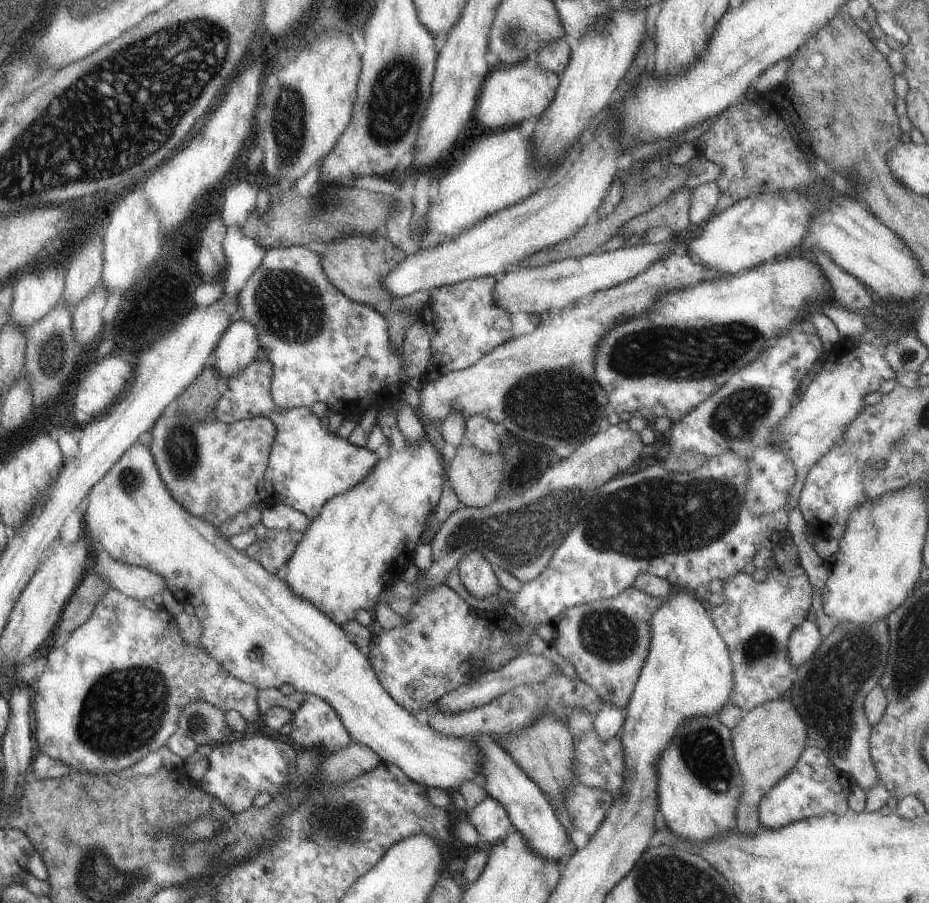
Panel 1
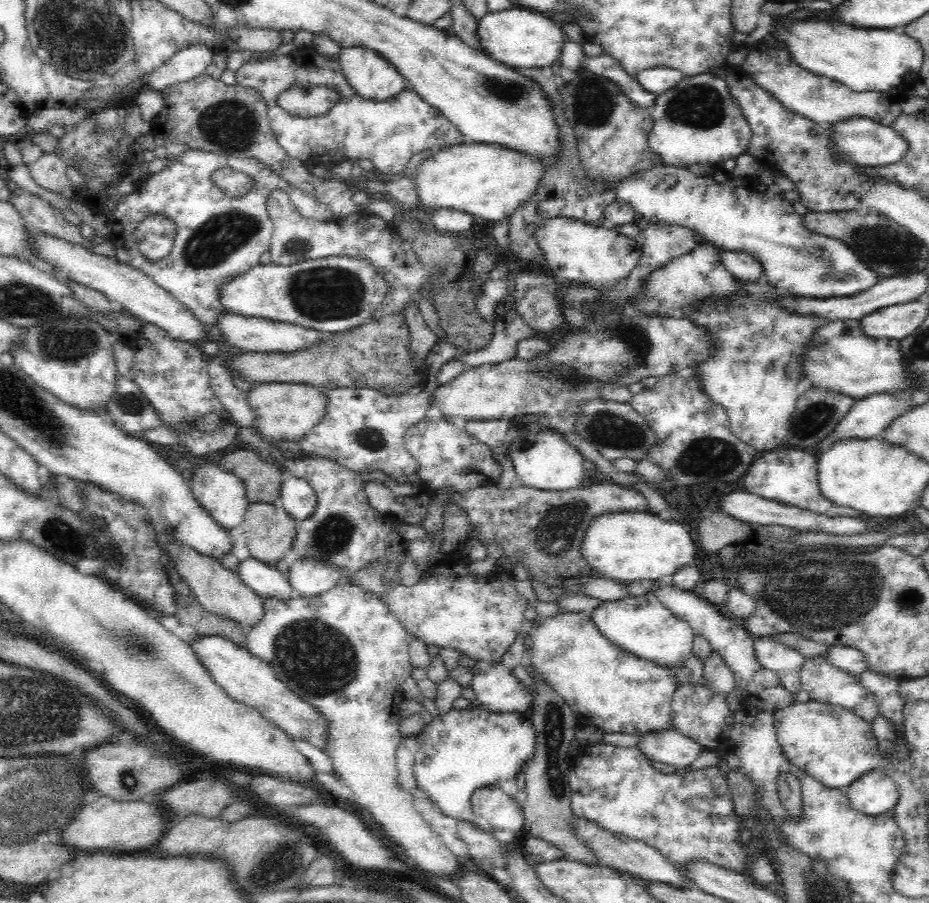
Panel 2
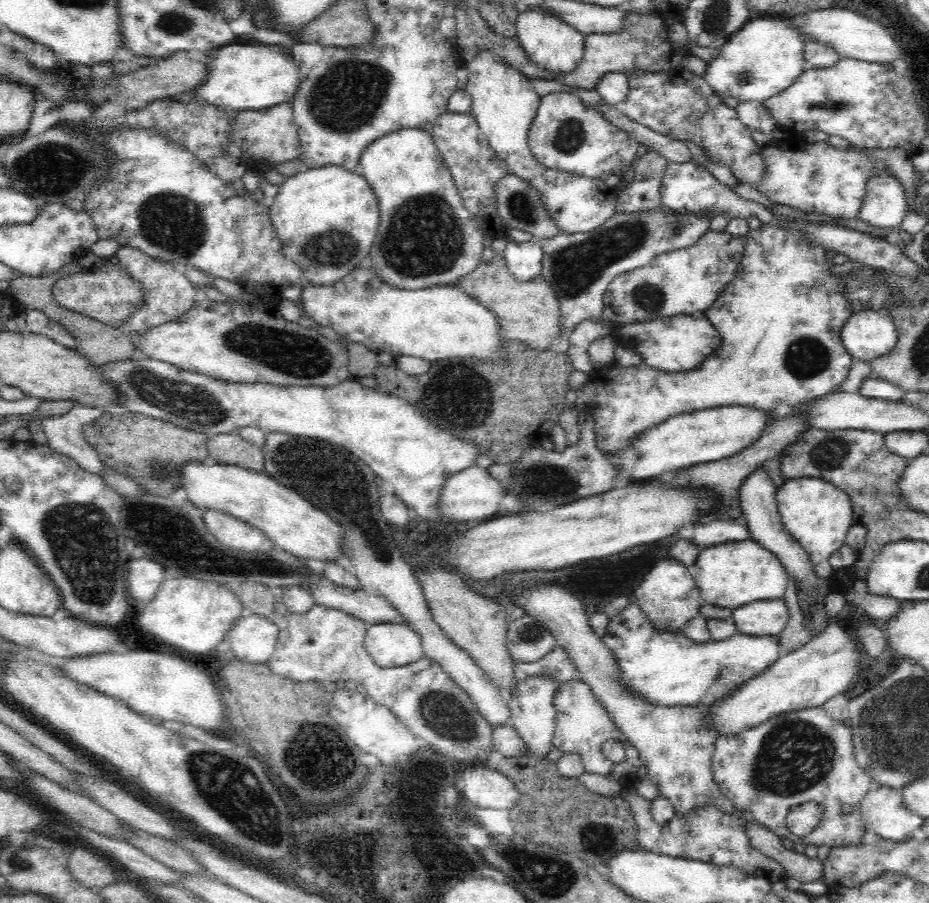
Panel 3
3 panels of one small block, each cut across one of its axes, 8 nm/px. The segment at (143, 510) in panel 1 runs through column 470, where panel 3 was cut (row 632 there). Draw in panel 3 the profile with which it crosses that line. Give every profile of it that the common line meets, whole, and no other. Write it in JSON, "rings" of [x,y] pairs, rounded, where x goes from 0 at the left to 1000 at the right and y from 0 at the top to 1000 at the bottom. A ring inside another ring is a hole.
{"rings":[[[844,663],[814,666],[789,676],[793,700],[809,704],[834,705],[846,695],[850,679]]]}

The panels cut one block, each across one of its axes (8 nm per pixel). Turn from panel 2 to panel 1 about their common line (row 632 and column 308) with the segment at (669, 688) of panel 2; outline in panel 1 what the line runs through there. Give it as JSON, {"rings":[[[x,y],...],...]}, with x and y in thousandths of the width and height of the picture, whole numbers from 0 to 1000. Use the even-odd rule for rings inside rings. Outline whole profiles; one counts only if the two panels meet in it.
{"rings":[[[460,483],[454,489],[437,491],[435,496],[425,496],[420,488],[418,492],[418,507],[408,509],[389,535],[358,549],[349,558],[306,625],[308,633],[302,640],[312,653],[336,667],[368,695],[375,688],[383,687],[385,676],[402,678],[408,658],[428,642],[435,628],[445,620],[445,611],[440,609],[450,605],[460,574],[465,571],[476,545],[477,508]]]}

